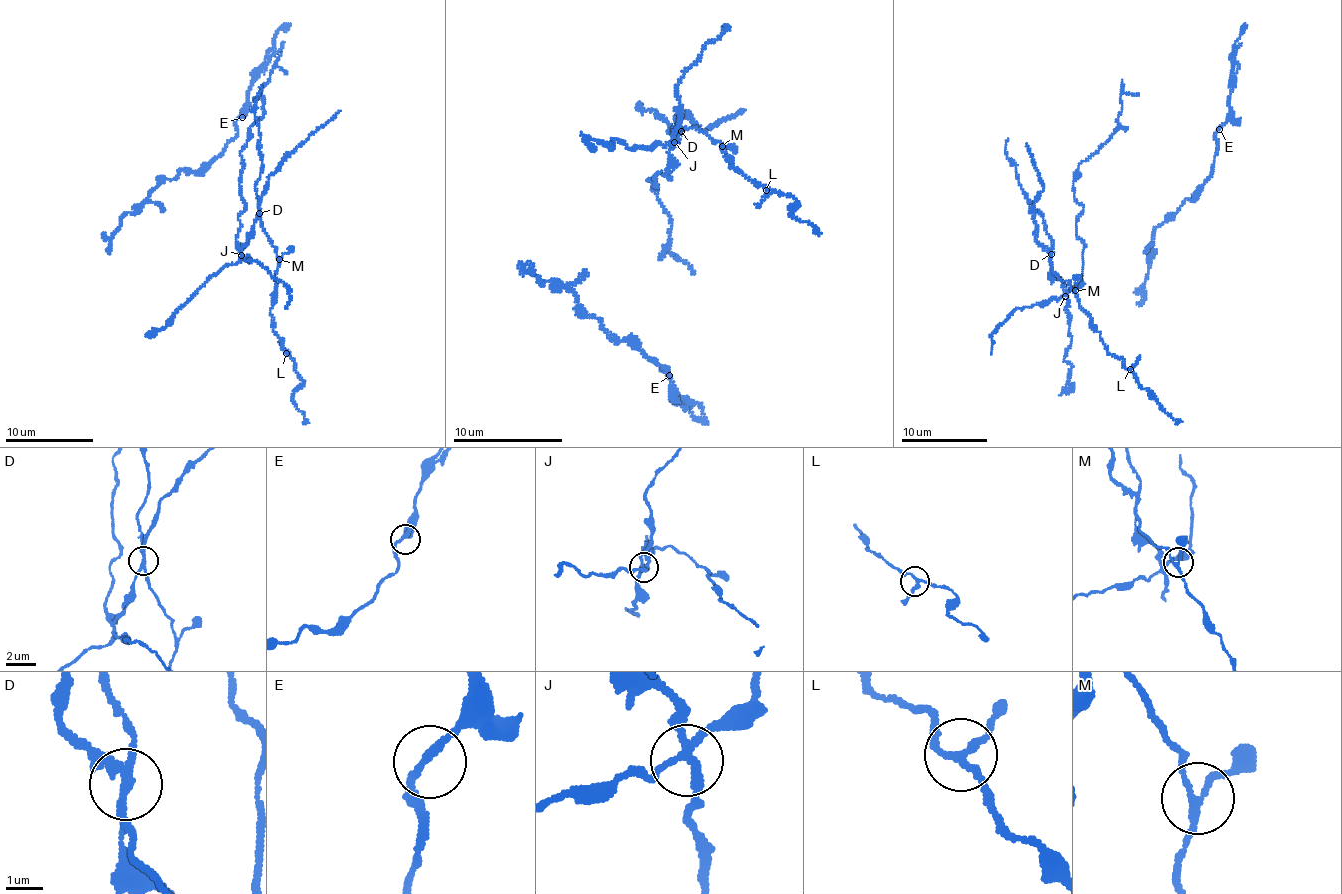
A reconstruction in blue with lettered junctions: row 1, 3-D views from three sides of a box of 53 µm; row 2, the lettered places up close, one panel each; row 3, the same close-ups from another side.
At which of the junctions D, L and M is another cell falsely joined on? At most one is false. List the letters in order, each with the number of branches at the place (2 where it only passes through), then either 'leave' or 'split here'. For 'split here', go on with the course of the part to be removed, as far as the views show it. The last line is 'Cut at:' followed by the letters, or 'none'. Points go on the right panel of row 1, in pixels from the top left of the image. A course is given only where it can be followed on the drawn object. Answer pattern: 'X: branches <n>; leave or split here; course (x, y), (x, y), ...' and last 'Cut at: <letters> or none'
D: branches 4; split here
L: branches 3; leave
M: branches 3; leave
Cut at: D

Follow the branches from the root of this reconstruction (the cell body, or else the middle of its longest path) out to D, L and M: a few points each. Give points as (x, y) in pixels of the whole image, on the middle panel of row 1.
D: (651, 178), (656, 187), (658, 172), (670, 176), (663, 174), (680, 131)
L: (651, 178), (656, 187), (658, 172), (670, 176), (676, 130), (693, 127), (766, 190)
M: (651, 178), (656, 187), (658, 172), (670, 176), (663, 174), (678, 128), (693, 127), (723, 146)

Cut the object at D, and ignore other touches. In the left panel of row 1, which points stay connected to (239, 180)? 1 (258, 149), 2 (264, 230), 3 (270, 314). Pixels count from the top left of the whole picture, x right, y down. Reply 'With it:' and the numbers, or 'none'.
With it: none

